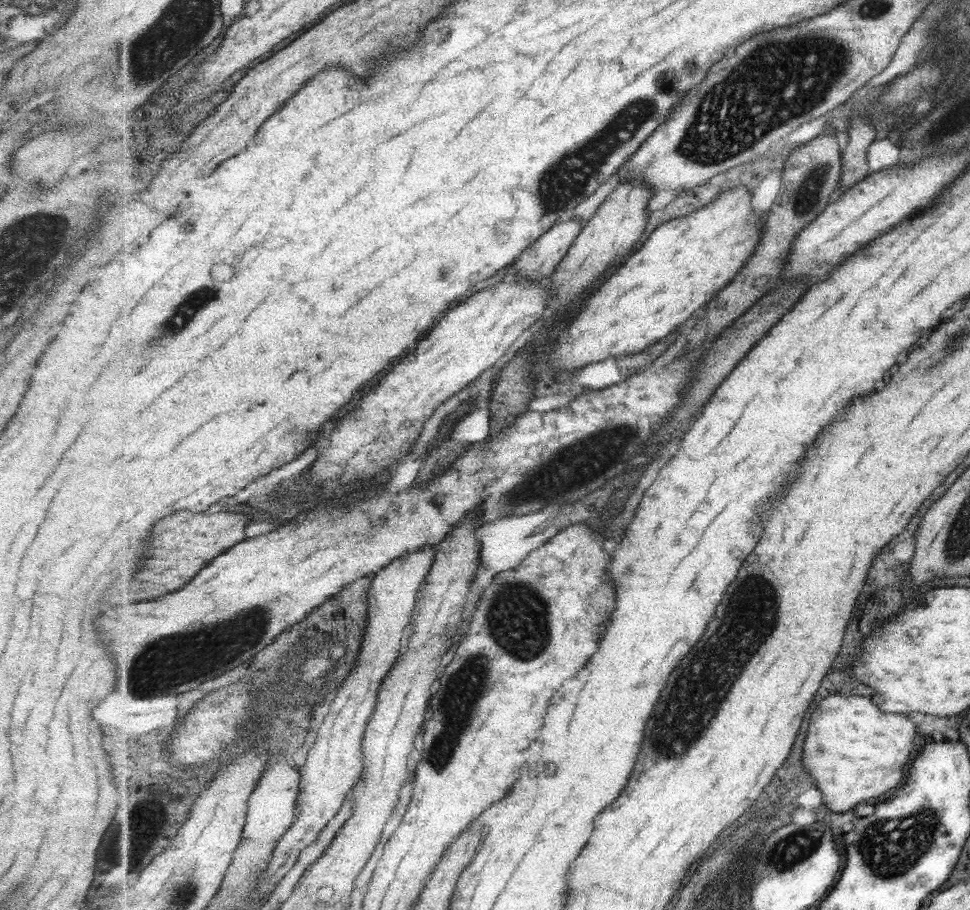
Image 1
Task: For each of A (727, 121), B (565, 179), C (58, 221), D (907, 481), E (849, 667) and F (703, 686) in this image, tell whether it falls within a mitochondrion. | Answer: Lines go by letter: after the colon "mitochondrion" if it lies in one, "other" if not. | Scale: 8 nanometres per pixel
A: mitochondrion
B: mitochondrion
C: other
D: other
E: other
F: mitochondrion

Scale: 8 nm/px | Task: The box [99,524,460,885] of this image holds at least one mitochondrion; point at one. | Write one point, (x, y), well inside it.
(153, 669)

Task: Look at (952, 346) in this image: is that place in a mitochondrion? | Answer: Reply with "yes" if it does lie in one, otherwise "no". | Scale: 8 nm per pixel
yes

